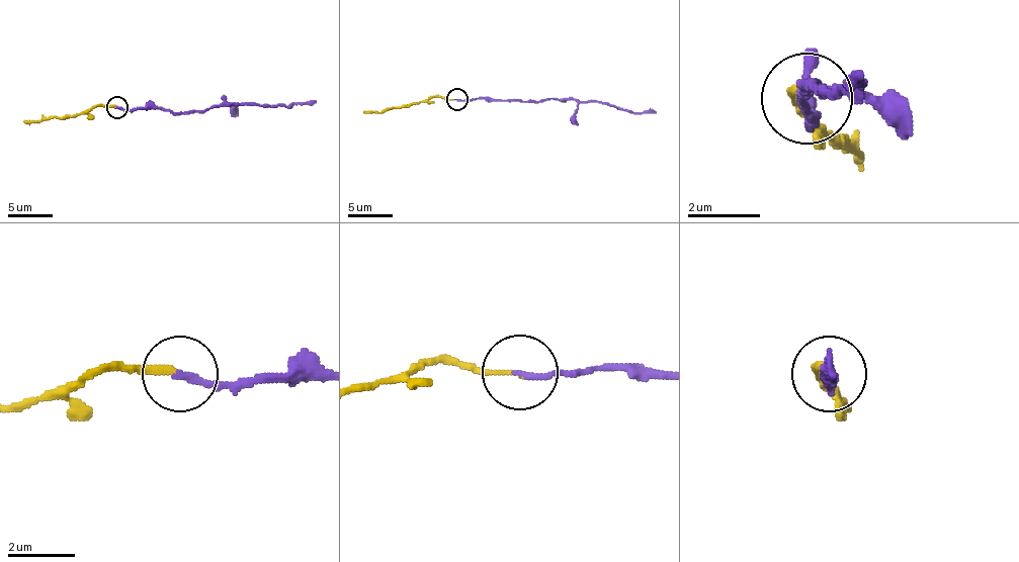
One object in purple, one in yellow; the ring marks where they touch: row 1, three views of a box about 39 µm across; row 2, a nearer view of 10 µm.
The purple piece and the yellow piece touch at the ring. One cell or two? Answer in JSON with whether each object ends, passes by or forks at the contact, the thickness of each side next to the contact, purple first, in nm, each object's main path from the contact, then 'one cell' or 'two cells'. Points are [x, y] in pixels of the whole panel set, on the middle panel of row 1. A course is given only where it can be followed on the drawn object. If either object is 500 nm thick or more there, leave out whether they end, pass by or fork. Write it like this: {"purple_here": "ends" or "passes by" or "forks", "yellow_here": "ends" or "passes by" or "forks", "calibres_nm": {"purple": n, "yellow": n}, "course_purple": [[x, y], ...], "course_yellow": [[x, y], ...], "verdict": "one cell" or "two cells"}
{"purple_here": "ends", "yellow_here": "ends", "calibres_nm": {"purple": 200, "yellow": 170}, "course_purple": [[457, 99], [601, 101], [632, 112], [655, 110]], "course_yellow": [[455, 99], [433, 96], [411, 105], [364, 112]], "verdict": "one cell"}

